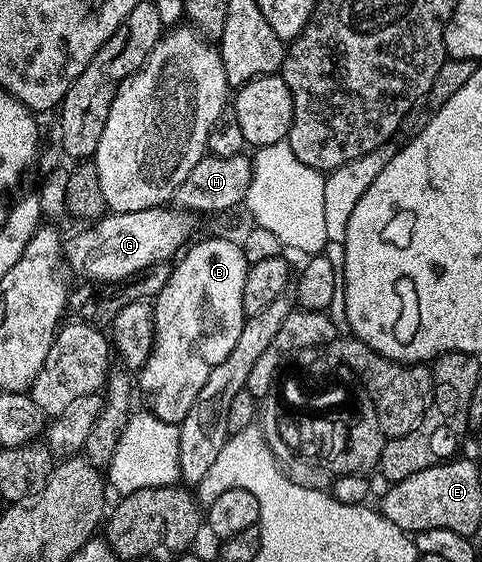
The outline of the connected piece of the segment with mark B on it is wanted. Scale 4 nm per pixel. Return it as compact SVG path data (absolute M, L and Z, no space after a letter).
M207 238L204 242L197 242L188 245L182 257L171 266L171 275L165 288L161 288L153 300L155 343L149 360L137 374L137 390L138 393L139 390L143 393L143 398L147 401L146 409L161 420L176 424L183 422L193 408L193 400L197 400L197 392L205 388L209 372L217 368L217 364L221 364L229 352L233 352L233 344L237 344L245 321L243 301L249 263L243 255L242 245L238 241L230 242L227 238Z

